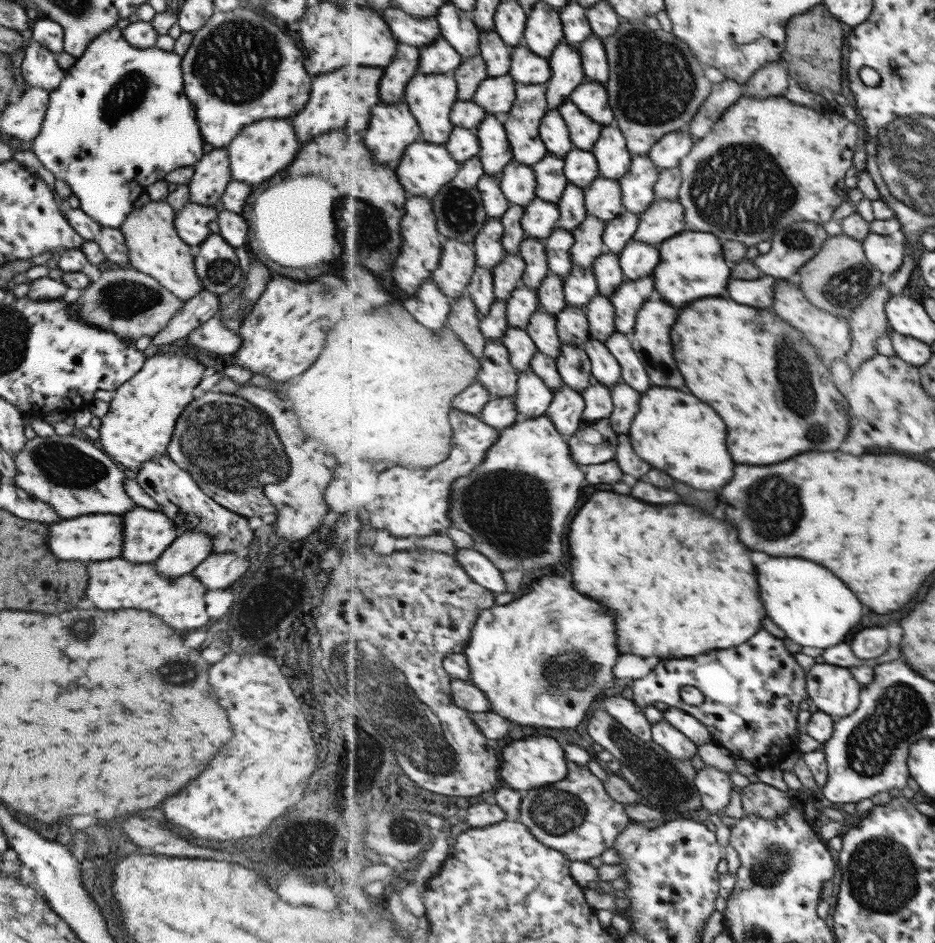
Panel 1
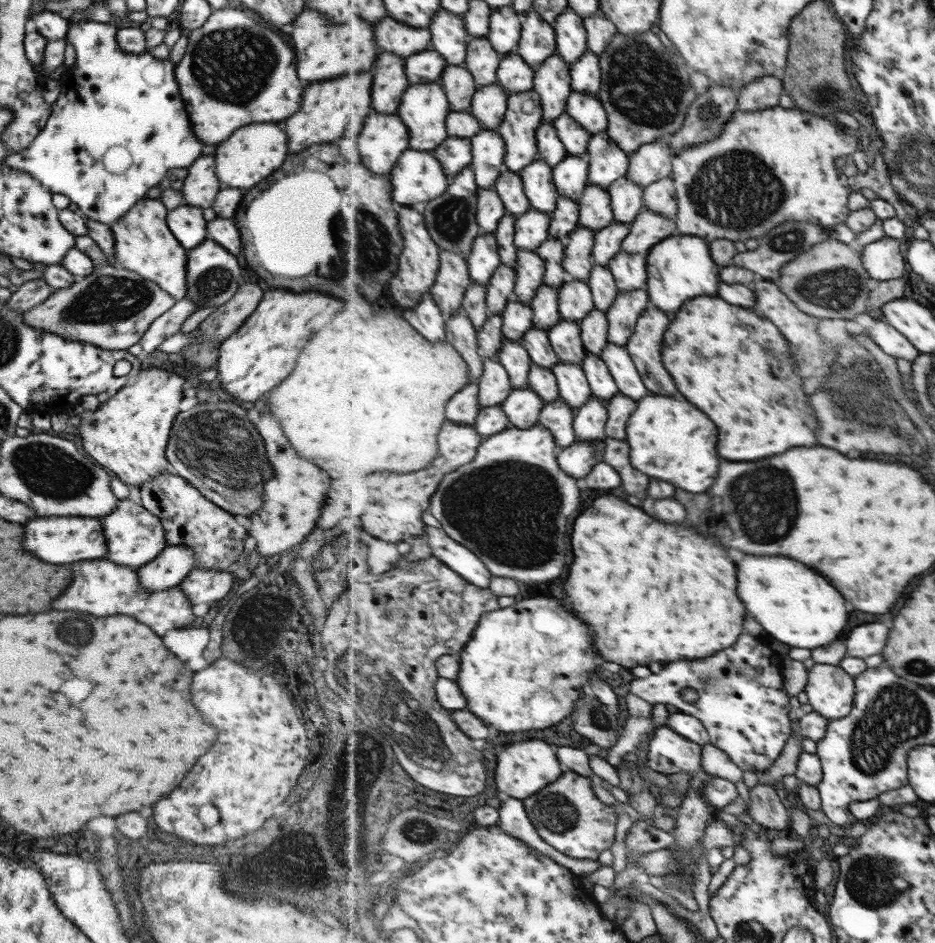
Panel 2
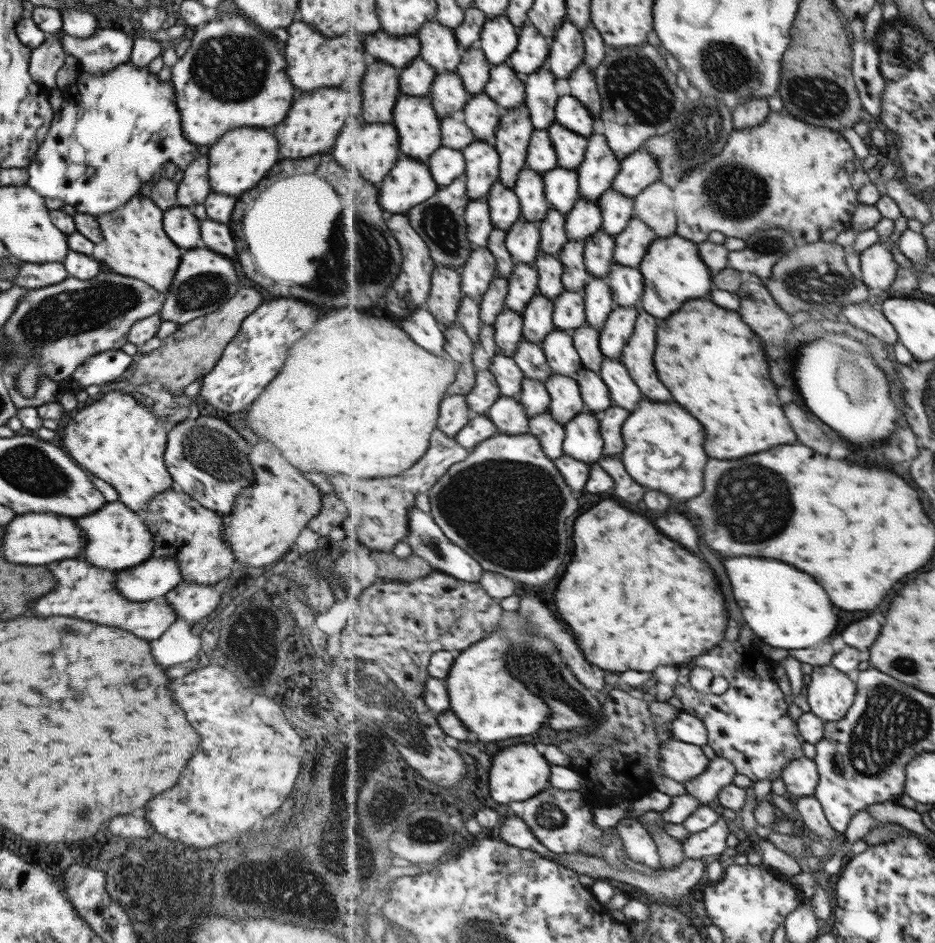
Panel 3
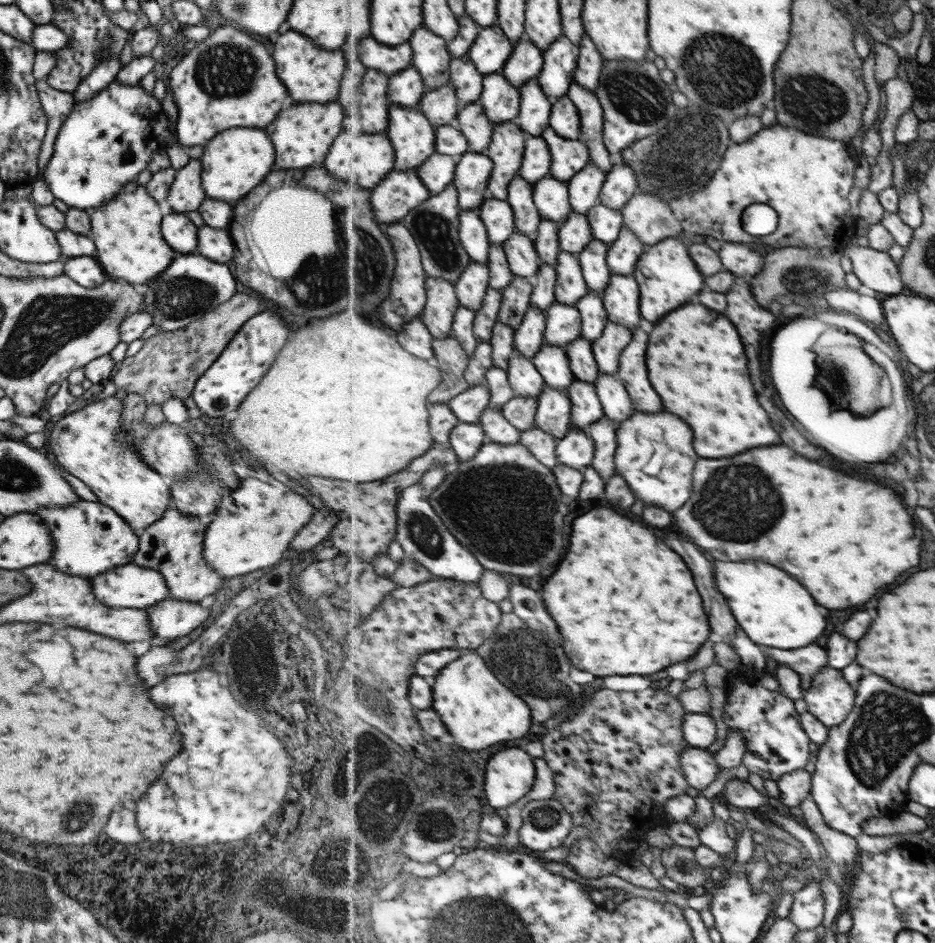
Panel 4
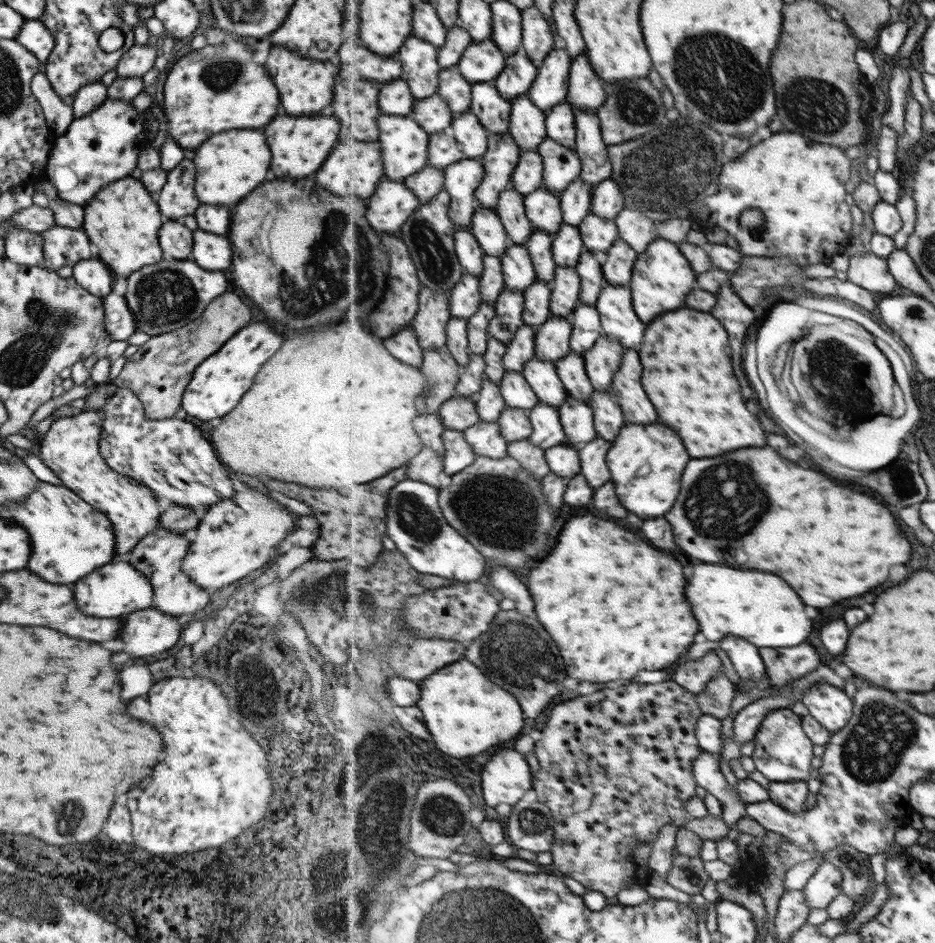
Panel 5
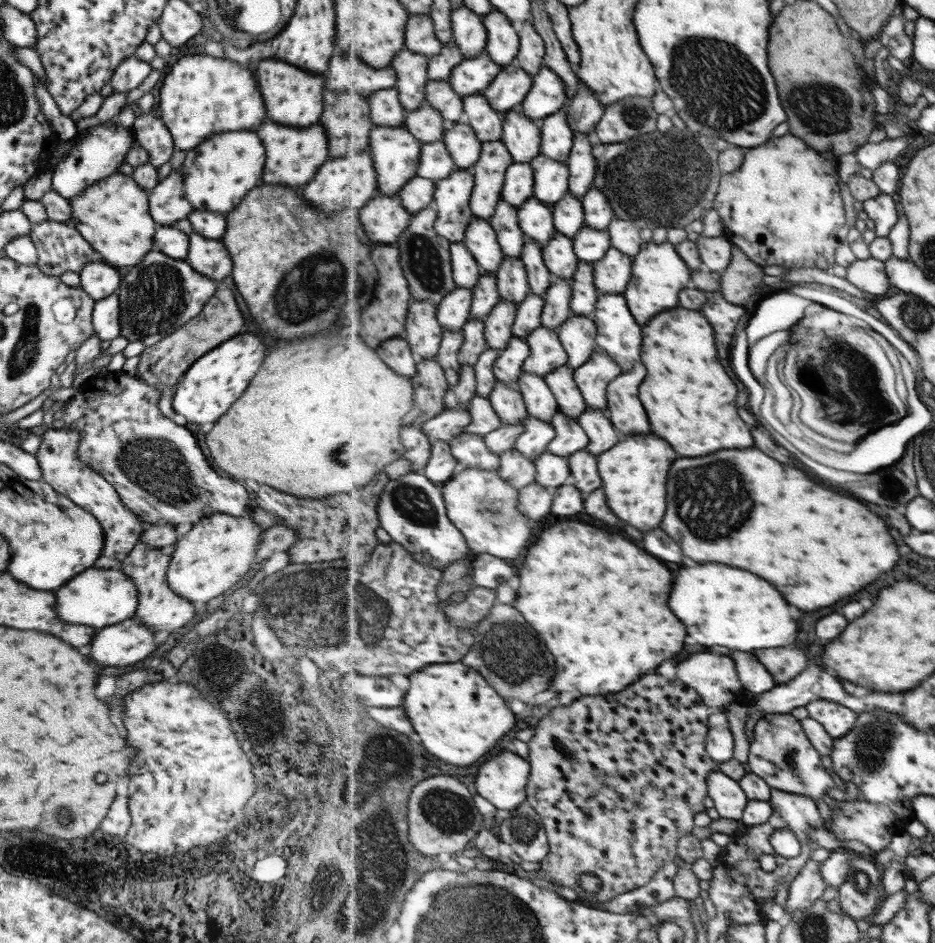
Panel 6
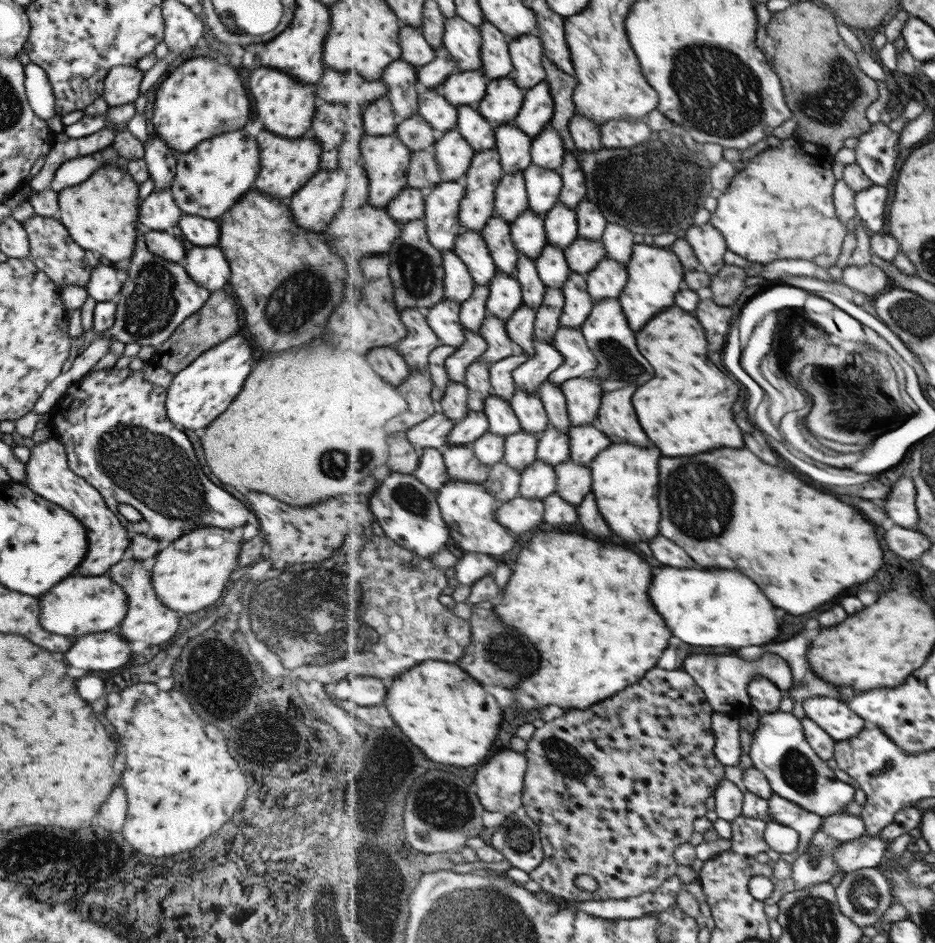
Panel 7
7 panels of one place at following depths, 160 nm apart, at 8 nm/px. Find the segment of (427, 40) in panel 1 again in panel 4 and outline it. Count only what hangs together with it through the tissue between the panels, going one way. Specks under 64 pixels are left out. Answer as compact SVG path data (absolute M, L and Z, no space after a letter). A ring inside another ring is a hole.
M375 37L365 38L360 42L359 50L345 52L349 60L355 60L355 54L359 54L359 60L365 62L364 69L379 69L389 76L396 75L399 71L411 66L414 61L414 50L410 41L391 46L379 42ZM365 50L365 56L363 56Z

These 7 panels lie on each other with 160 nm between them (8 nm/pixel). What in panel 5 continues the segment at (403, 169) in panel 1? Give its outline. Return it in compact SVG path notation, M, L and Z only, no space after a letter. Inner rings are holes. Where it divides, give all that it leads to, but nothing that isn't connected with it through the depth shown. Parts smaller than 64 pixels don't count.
M384 178L375 194L367 201L366 217L373 230L400 235L406 220L423 204L418 194L405 181Z

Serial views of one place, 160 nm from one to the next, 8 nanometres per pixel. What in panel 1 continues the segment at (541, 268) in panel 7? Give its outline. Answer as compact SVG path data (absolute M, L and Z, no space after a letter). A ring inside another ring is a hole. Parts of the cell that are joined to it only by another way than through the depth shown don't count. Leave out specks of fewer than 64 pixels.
M600 176L591 183L591 186L585 188L584 191L589 215L609 222L617 218L625 210L620 179Z

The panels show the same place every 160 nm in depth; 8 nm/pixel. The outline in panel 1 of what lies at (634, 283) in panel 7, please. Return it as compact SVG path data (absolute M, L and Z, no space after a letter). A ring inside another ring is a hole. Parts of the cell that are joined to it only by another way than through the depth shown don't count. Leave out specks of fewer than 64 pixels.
M685 231L668 238L659 245L662 260L654 270L657 296L671 302L673 306L683 306L687 302L707 298L707 296L729 296L731 268L723 256L721 239L709 232Z

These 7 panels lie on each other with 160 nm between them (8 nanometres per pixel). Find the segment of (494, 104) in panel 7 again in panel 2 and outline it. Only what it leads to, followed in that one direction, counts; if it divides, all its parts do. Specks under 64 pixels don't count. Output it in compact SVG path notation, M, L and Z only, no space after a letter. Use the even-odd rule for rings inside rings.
M535 10L527 12L523 16L522 40L515 52L537 70L558 52L558 36L554 26L545 22Z

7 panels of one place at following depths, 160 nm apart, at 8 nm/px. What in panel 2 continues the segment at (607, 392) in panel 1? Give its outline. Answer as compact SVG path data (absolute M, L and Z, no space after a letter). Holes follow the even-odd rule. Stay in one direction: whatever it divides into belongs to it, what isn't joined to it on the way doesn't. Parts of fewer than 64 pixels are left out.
M592 396L574 417L574 428L577 438L581 442L606 442L609 411L607 402Z

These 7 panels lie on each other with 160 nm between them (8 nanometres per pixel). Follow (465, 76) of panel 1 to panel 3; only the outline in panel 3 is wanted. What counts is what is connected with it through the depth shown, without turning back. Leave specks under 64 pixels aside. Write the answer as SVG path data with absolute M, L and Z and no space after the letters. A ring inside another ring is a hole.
M457 72L436 77L430 97L441 119L451 115L462 115L471 94L465 90L461 75Z

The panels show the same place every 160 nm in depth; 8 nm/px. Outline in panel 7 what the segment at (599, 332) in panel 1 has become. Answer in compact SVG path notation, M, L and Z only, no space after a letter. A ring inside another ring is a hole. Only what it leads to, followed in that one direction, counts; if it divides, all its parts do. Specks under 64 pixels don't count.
M547 380L540 386L538 394L545 403L550 424L553 424L557 430L563 431L563 434L569 433L572 428L572 420L567 395L564 393L562 385Z

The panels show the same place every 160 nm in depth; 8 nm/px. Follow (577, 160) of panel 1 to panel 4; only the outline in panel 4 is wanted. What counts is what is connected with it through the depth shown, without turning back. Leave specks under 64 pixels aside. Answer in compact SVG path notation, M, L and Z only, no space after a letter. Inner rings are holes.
M551 175L534 184L534 199L543 219L561 224L574 212L570 184Z

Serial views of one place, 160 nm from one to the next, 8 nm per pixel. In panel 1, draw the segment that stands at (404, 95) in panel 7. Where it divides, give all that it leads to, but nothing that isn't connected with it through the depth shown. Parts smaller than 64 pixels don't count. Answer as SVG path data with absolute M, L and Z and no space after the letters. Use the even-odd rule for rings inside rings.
M447 2L436 16L445 37L461 53L463 59L481 55L480 29L473 17L453 2Z

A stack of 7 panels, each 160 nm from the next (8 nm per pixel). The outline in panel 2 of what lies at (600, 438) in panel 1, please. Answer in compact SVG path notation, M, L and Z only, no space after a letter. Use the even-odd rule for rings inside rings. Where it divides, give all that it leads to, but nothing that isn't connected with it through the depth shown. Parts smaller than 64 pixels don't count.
M603 440L597 444L578 441L571 447L559 450L558 462L567 474L581 480L593 470L593 466L603 461L606 448Z

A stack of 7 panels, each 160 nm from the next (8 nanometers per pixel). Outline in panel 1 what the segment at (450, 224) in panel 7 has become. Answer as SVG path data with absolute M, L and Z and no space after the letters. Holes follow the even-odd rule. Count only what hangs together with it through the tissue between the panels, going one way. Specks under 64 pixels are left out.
M487 115L479 125L477 135L482 144L481 155L487 174L501 176L504 168L514 160L514 150L505 125L495 115Z

